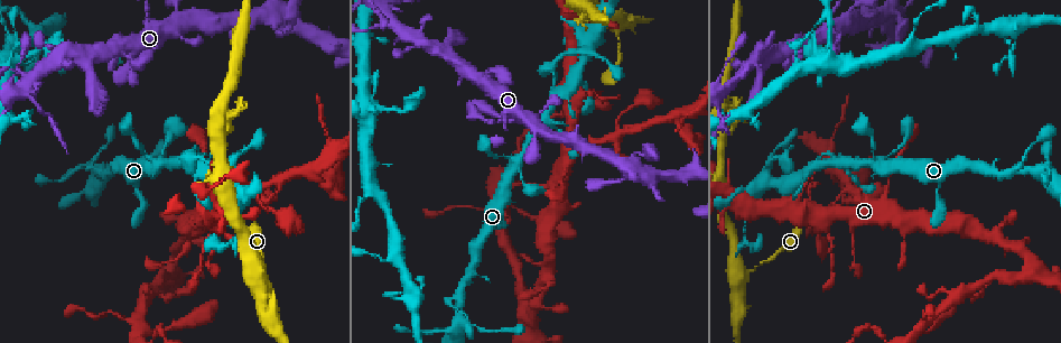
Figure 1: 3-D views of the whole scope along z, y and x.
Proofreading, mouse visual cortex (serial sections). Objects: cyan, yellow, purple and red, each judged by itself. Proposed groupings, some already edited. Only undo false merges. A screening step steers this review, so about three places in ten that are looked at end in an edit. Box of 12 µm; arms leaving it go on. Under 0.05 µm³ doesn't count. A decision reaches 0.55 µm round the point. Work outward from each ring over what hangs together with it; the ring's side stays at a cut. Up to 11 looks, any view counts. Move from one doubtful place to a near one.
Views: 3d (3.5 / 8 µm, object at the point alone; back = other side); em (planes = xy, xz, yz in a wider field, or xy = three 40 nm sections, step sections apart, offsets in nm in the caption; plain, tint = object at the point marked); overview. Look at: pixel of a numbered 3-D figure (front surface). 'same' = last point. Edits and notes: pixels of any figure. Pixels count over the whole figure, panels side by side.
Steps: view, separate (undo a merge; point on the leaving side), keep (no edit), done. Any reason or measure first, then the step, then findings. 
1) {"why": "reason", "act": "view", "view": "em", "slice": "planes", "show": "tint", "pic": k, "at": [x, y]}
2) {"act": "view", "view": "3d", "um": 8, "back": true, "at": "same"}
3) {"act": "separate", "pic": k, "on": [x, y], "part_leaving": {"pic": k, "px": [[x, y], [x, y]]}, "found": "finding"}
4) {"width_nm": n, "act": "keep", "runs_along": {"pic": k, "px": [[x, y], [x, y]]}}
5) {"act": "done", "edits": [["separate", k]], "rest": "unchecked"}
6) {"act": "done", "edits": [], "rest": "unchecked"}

{"act": "view", "view": "3d", "um": 3.5, "pic": 1, "at": [691, 114]}

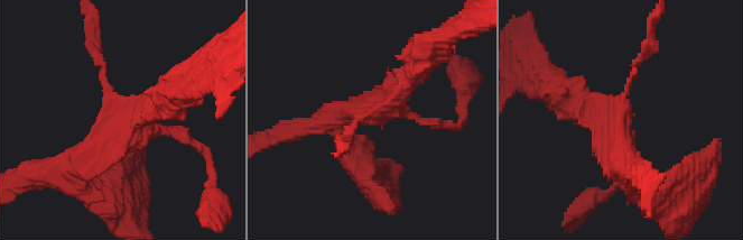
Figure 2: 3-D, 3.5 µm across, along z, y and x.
{"act": "view", "view": "em", "slice": "xy", "step": 1, "show": "tint", "pic": 2, "at": [365, 112]}

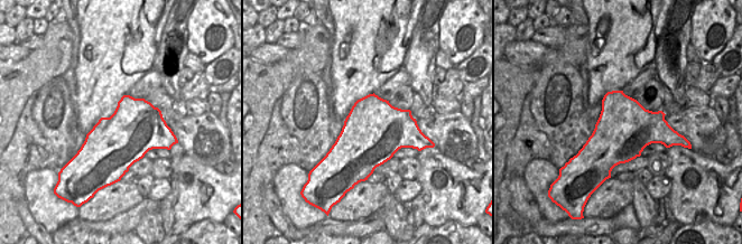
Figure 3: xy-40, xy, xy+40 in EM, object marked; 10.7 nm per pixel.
{"act": "keep", "runs_along": {"pic": 2, "px": [[57, 167], [74, 167], [160, 98]]}, "found": "all the same cell"}

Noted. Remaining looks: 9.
{"why": "thin arm on a thick one", "act": "view", "view": "3d", "um": 3.5, "back": true, "pic": 1, "at": [593, 52]}

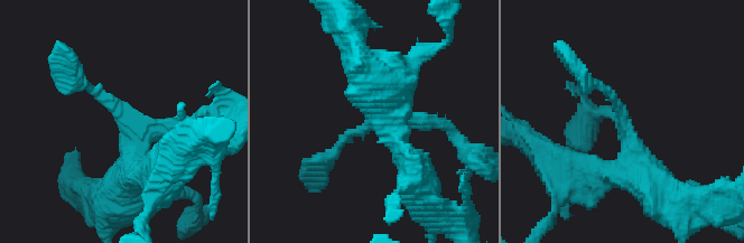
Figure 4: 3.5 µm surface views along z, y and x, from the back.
{"arms": 3, "arm_widths_nm": [150, 200, 350], "why": "now the EM", "act": "view", "view": "em", "slice": "xy", "step": 3, "show": "tint", "pic": 4, "at": [120, 118]}

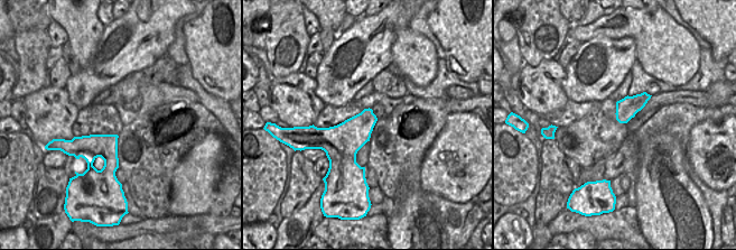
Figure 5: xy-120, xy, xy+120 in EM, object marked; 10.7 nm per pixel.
{"act": "keep", "runs_along": {"pic": 4, "px": [[142, 175], [136, 130], [70, 78]]}, "found": "one cell here"}

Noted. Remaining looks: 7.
{"why": "thin arm on a thick one", "act": "view", "view": "3d", "um": 3.5, "pic": 1, "at": [819, 227]}

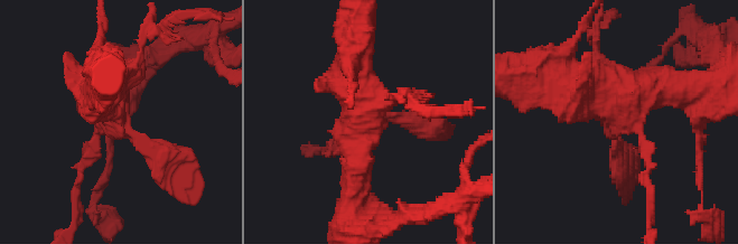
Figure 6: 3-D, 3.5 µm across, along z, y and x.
{"why": "shape alone is not enough", "act": "view", "view": "em", "slice": "xy", "step": 1, "show": "tint", "pic": 6, "at": [616, 114]}

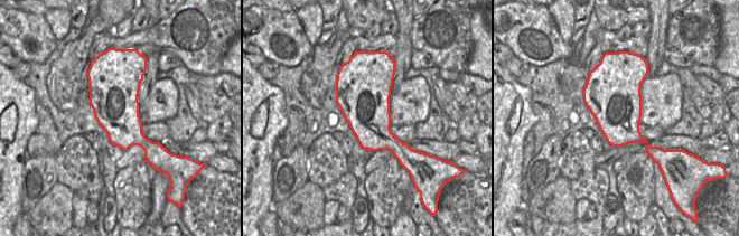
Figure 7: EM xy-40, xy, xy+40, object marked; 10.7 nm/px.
{"act": "keep", "runs_along": {"pic": 6, "px": [[674, 87], [619, 91], [531, 71]]}, "found": "all the same cell"}

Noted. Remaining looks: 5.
{"why": "thick turns thin", "act": "view", "view": "em", "slice": "xy", "step": 3, "show": "tint", "pic": 1, "at": [228, 242]}

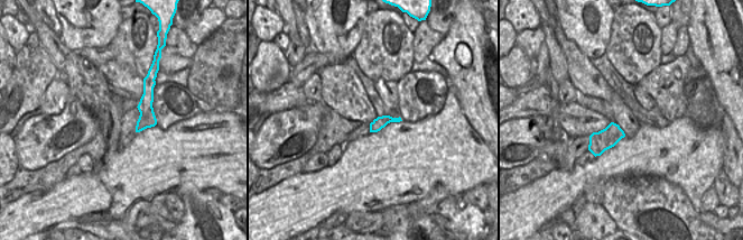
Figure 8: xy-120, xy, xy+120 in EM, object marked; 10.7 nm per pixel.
{"why": "wider look", "act": "view", "view": "3d", "um": 3.5, "at": "same"}

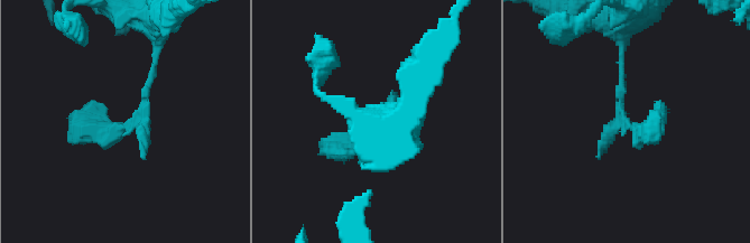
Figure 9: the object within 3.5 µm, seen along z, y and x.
{"act": "keep", "found": "one cell here"}

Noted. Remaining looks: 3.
{"why": "a fork", "act": "view", "view": "3d", "um": 3.5, "pic": 1, "at": [395, 23]}

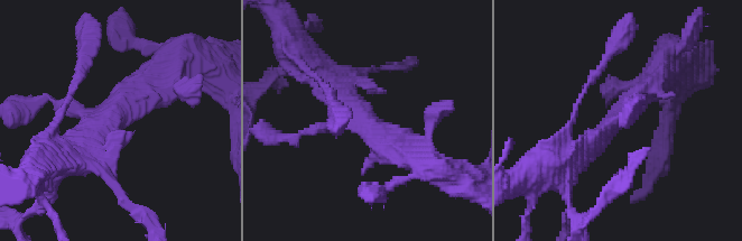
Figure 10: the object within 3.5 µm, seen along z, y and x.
{"arms": 3, "arm_widths_nm": [150, 300, 350], "act": "view", "view": "em", "slice": "xy", "step": 3, "show": "tint", "pic": 10, "at": [365, 120]}

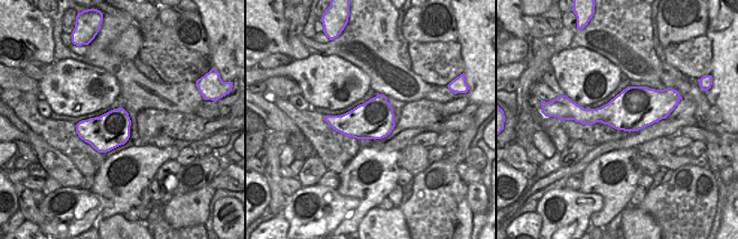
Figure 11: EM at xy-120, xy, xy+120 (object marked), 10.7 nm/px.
{"act": "keep", "runs_along": {"pic": 10, "px": [[418, 158], [383, 138], [318, 77]]}, "found": "all the same cell"}

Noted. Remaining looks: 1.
{"act": "done", "edits": [], "rest": "unchecked"}

